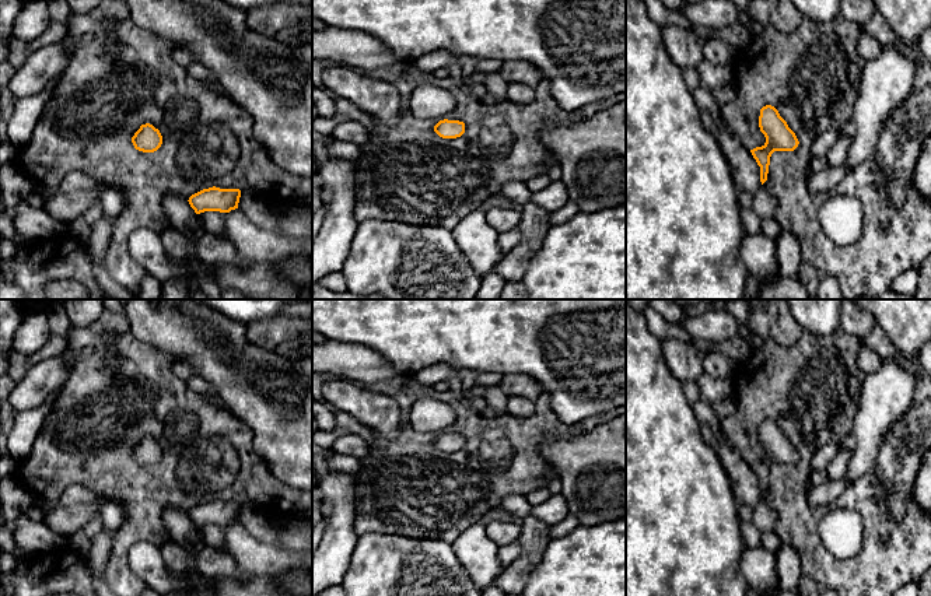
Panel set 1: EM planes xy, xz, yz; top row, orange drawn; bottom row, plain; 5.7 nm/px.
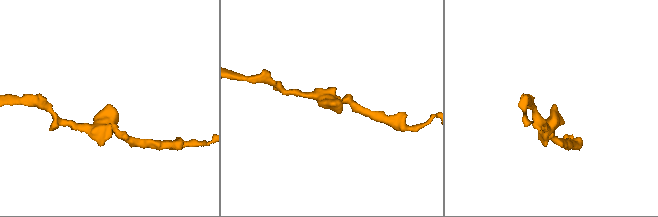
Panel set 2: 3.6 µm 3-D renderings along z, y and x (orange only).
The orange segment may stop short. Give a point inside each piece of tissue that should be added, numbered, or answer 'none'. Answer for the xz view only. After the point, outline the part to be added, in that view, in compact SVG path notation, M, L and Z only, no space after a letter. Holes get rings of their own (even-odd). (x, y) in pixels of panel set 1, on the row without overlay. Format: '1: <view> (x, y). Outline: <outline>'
none

